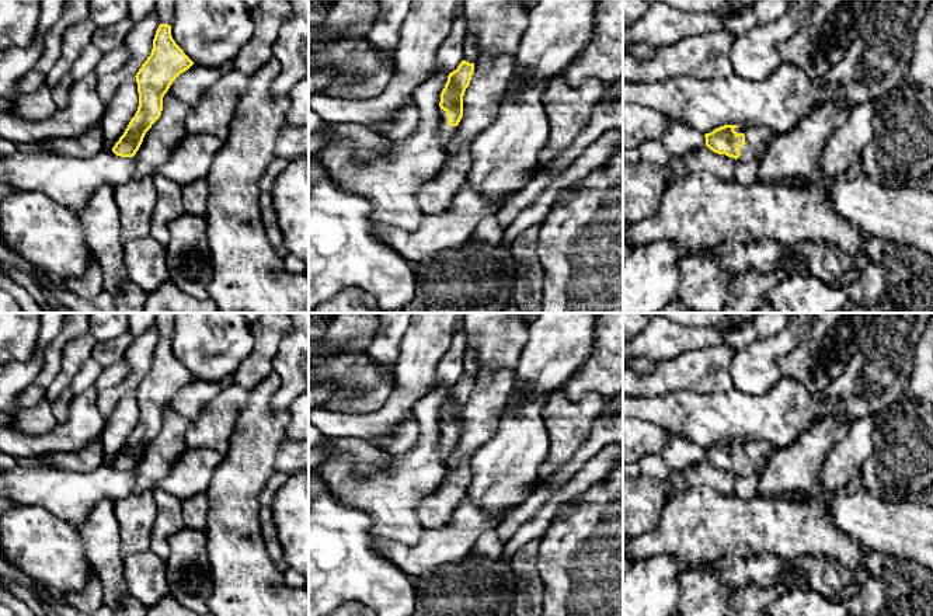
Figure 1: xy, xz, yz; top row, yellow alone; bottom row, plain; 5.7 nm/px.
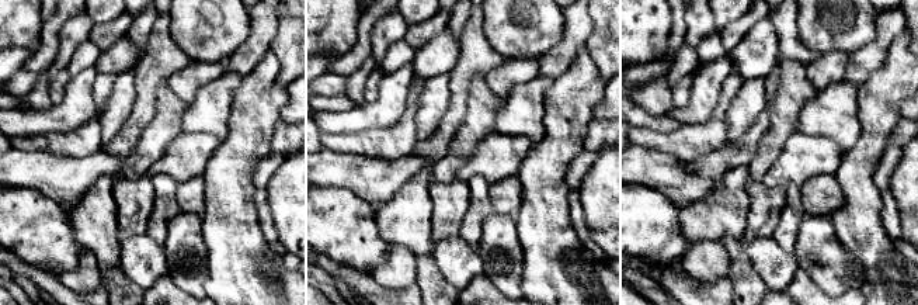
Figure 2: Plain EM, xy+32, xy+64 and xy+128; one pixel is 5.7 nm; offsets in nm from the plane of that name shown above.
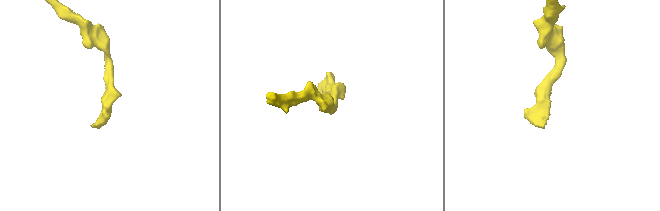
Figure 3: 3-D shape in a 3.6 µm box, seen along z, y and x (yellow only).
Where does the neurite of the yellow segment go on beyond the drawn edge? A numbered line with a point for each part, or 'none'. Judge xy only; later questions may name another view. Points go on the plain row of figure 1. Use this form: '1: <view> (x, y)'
none

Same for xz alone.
1: xz (445, 445)

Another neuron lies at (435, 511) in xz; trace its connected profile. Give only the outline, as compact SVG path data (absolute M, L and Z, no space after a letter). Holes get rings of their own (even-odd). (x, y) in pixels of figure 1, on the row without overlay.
M469 462L448 469L446 477L418 508L419 523L425 529L438 529L449 522L457 507L469 497L471 471Z

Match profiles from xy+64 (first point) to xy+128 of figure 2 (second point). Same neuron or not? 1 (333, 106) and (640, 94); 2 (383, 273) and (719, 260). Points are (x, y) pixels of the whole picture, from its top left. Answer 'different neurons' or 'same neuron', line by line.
1: same neuron
2: same neuron

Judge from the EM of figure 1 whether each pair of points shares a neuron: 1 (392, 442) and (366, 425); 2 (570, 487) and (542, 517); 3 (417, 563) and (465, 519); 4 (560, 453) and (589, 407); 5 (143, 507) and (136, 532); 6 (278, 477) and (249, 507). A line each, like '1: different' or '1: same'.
1: different
2: same
3: same
4: same
5: same
6: different

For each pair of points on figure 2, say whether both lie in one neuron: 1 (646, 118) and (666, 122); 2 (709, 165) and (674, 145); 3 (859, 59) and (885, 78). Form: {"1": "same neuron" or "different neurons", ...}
{"1": "same neuron", "2": "different neurons", "3": "different neurons"}

